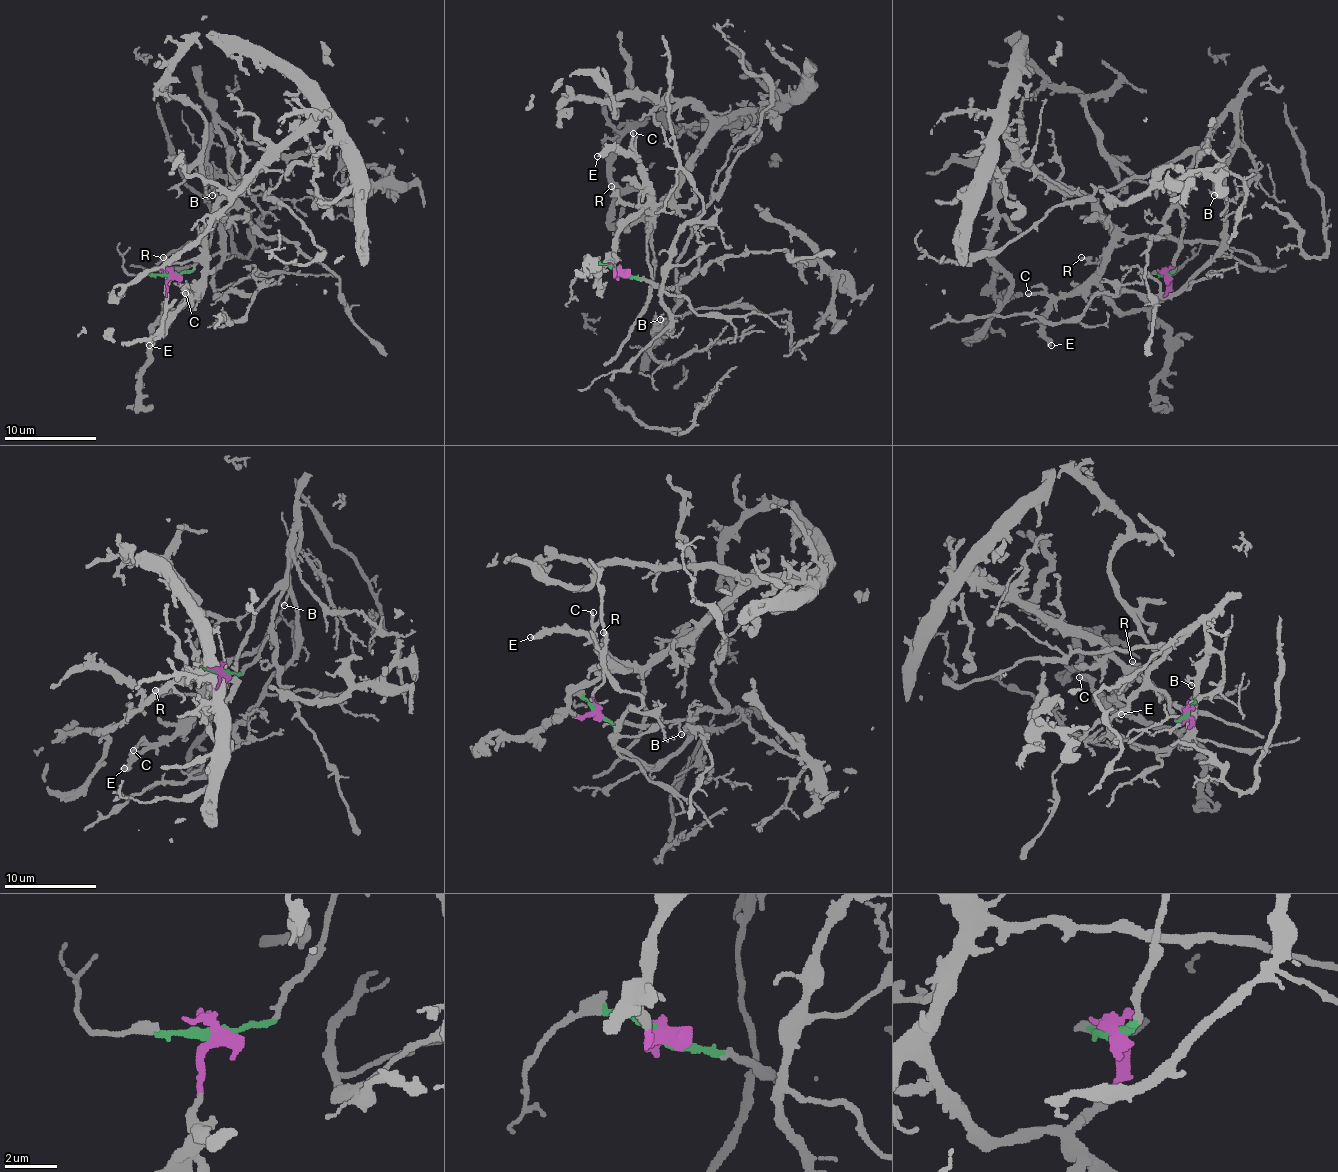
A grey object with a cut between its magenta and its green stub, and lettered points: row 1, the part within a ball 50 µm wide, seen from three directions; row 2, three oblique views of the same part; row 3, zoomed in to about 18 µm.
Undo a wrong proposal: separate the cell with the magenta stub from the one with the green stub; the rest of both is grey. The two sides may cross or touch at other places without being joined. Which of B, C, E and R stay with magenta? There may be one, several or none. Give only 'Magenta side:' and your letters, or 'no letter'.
Magenta side: C, E, R

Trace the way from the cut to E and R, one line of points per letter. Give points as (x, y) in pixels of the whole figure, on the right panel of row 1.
E: (1166, 275), (1166, 292), (1157, 301), (1124, 312), (1103, 294), (1064, 294), (1046, 315), (1043, 338), (1050, 345)
R: (1166, 275), (1166, 292), (1157, 301), (1147, 308), (1122, 312), (1103, 294), (1106, 262), (1080, 257)

